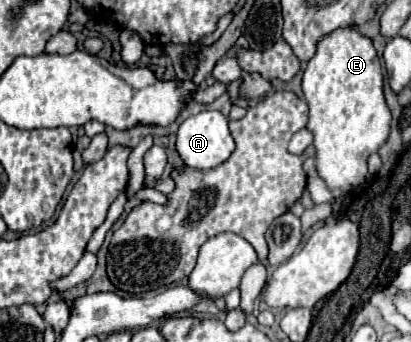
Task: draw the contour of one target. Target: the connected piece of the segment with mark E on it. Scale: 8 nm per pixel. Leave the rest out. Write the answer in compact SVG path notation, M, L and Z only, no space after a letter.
M345 26L325 34L325 38L317 42L315 56L307 62L303 72L303 94L309 104L307 128L315 136L313 146L317 150L315 162L319 176L327 182L329 190L351 192L353 188L363 186L367 180L367 156L385 144L391 124L391 112L383 98L383 70L373 40L363 36L355 26Z

